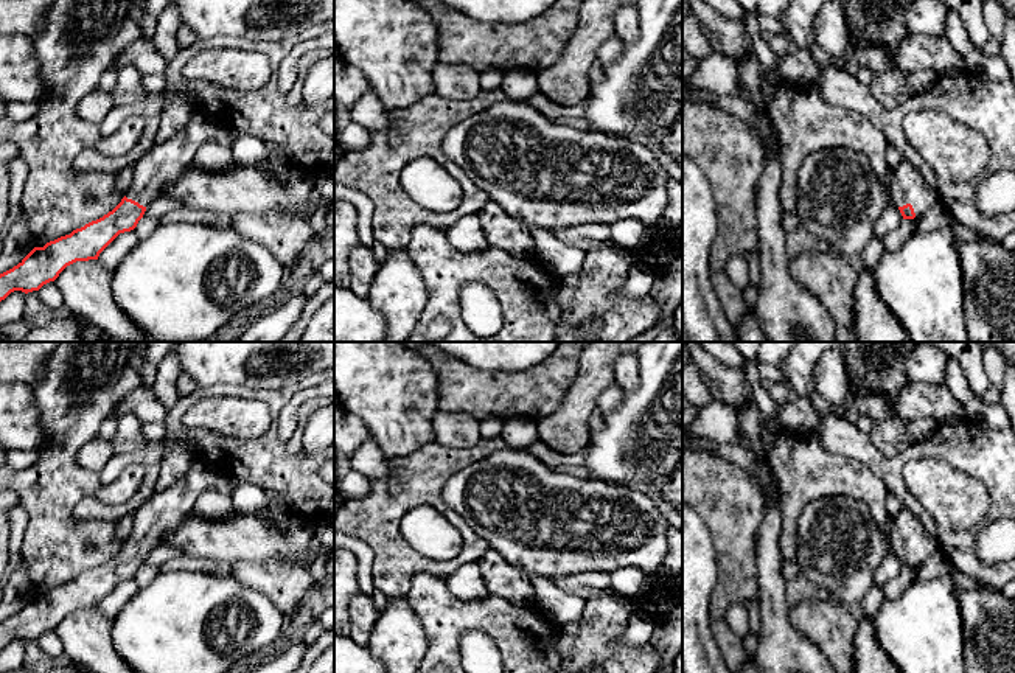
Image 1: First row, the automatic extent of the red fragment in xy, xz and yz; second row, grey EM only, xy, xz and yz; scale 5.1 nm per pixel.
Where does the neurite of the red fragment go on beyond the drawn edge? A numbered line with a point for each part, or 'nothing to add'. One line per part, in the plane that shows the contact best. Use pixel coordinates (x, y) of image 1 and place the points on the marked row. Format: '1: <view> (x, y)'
1: yz (908, 185)

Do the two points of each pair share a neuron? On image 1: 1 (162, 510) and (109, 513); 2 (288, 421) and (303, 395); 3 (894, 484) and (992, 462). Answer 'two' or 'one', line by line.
1: two
2: one
3: one

